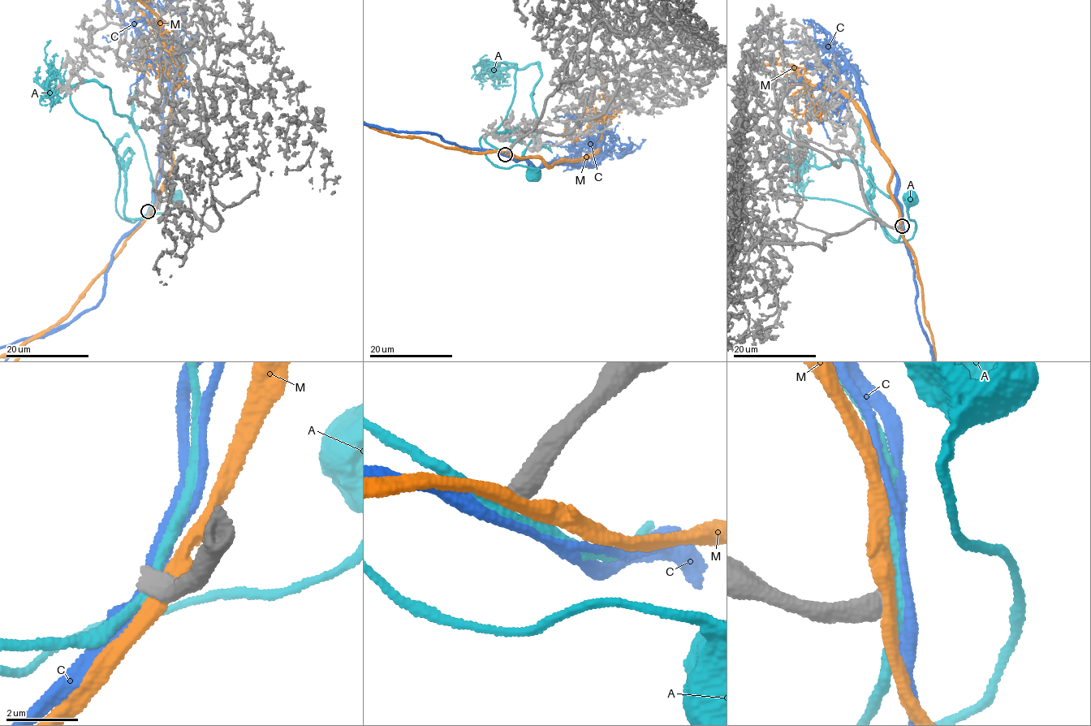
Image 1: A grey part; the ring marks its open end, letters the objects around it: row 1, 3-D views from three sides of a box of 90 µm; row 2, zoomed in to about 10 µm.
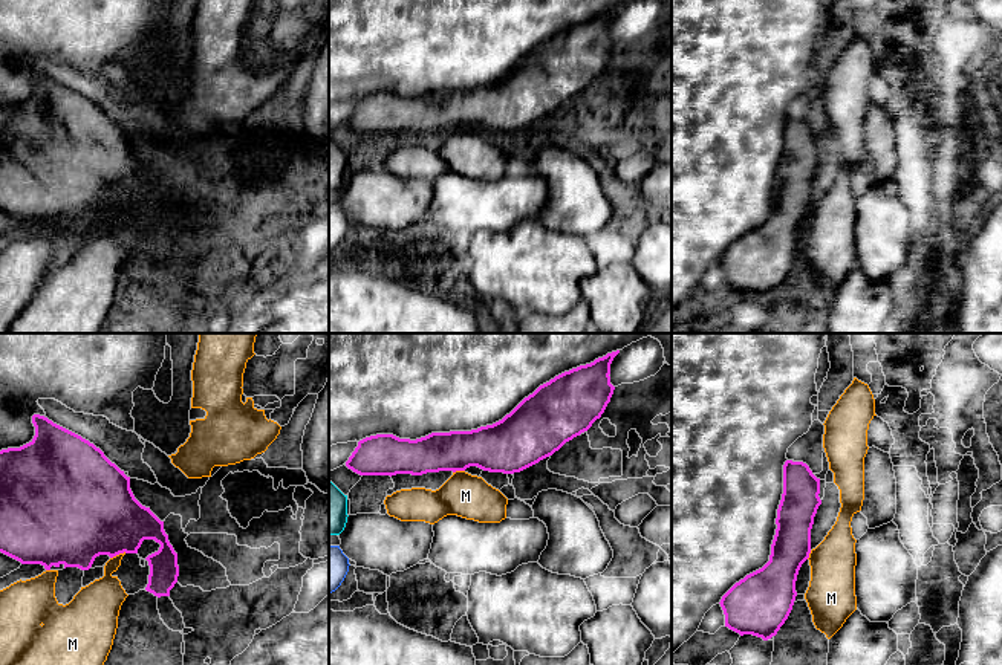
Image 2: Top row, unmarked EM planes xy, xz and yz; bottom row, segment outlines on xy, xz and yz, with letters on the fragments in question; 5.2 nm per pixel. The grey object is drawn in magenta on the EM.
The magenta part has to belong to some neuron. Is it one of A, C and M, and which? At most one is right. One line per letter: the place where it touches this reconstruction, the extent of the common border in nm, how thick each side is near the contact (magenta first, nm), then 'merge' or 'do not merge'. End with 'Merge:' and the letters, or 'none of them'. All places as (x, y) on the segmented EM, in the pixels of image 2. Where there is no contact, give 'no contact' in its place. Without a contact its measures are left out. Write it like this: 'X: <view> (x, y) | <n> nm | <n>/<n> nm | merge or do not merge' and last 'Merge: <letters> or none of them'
A: no contact | do not merge
C: no contact | do not merge
M: xy (118, 554) | 90 nm | 440/200 nm | do not merge
Merge: none of them

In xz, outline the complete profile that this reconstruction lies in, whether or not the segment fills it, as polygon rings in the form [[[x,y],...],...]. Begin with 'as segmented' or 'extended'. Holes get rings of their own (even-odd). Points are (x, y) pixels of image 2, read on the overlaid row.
as segmented; [[[620,350],[590,364],[564,371],[540,385],[502,420],[471,431],[431,433],[410,440],[393,434],[376,434],[358,442],[346,466],[359,475],[422,475],[439,471],[465,471],[477,466],[490,472],[514,474],[552,456],[566,442],[587,431],[601,417],[615,387],[610,364]]]

